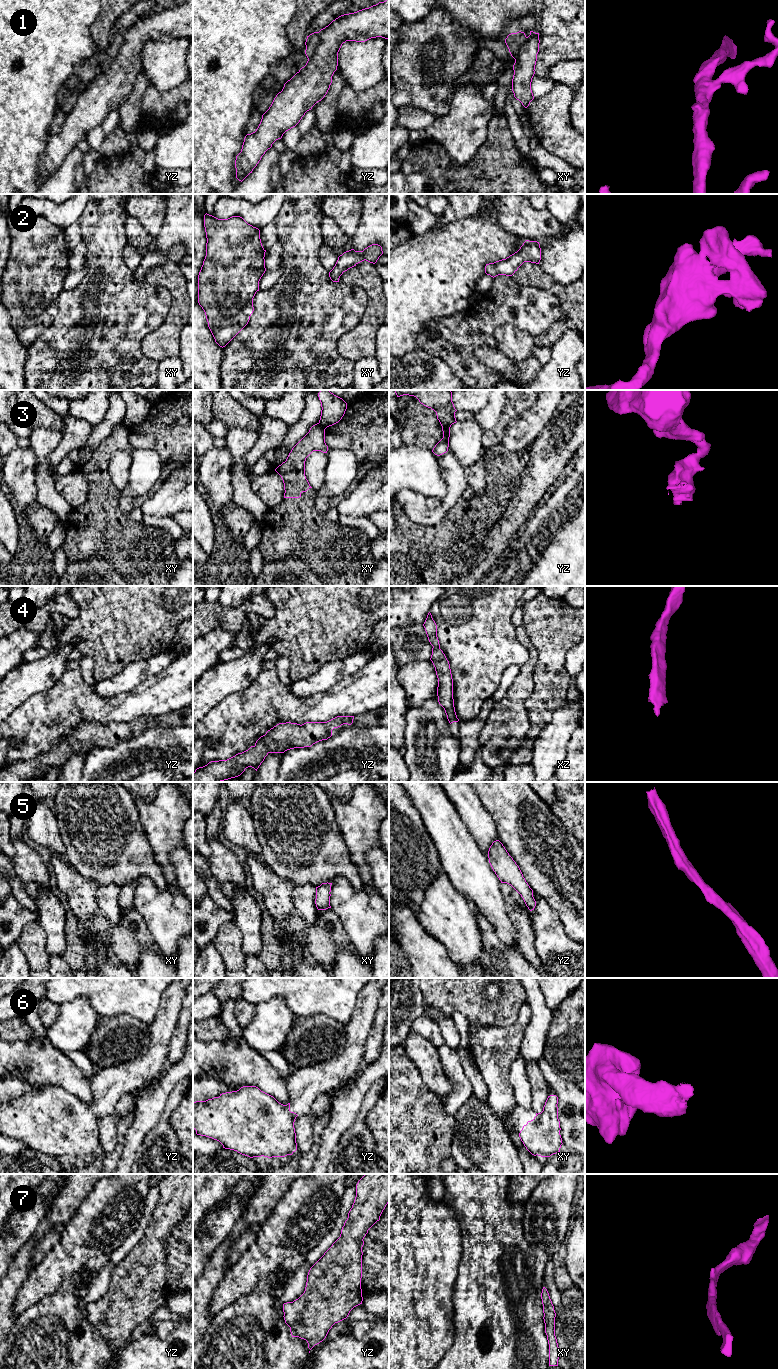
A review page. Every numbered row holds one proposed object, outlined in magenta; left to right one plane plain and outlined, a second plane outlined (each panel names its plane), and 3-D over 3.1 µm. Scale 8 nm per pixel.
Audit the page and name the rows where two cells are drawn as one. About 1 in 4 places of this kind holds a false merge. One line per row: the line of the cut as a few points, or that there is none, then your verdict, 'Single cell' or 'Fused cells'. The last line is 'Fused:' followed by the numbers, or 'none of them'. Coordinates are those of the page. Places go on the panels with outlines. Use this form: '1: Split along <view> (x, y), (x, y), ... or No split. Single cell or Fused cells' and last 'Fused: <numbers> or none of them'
1: Split along yz (318, 32), (318, 43), (314, 53), (308, 59). Fused cells
2: No split. Single cell
3: Split along yz (442, 425), (449, 429). Fused cells
4: No split. Single cell
5: No split. Single cell
6: No split. Single cell
7: No split. Single cell
Fused: 1, 3

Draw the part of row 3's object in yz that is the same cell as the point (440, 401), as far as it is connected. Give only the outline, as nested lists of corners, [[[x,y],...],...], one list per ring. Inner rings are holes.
[[[395,390],[397,397],[409,395],[416,397],[421,404],[436,412],[441,426],[451,427],[456,423],[455,412],[457,411],[452,402],[450,390]]]

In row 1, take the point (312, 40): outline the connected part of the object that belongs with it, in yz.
[[[314,32],[314,33],[310,34],[309,36],[307,36],[307,39],[305,42],[305,45],[306,45],[305,54],[308,59],[313,56],[318,42],[319,42],[319,33],[318,32]]]

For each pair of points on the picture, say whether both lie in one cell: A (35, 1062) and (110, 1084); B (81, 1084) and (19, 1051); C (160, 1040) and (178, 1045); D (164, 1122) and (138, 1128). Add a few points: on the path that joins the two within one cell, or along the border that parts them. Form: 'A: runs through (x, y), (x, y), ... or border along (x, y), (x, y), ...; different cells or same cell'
A: border along (92, 1078), (91, 1103); different cells
B: runs through (66, 1074), (34, 1059); same cell
C: border along (178, 1020), (164, 1065); different cells
D: border along (165, 1102), (157, 1123), (146, 1134), (142, 1143); different cells

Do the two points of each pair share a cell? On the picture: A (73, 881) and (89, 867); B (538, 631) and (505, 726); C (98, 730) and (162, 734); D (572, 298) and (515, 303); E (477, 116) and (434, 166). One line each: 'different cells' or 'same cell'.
A: different cells
B: different cells
C: different cells
D: different cells
E: different cells

